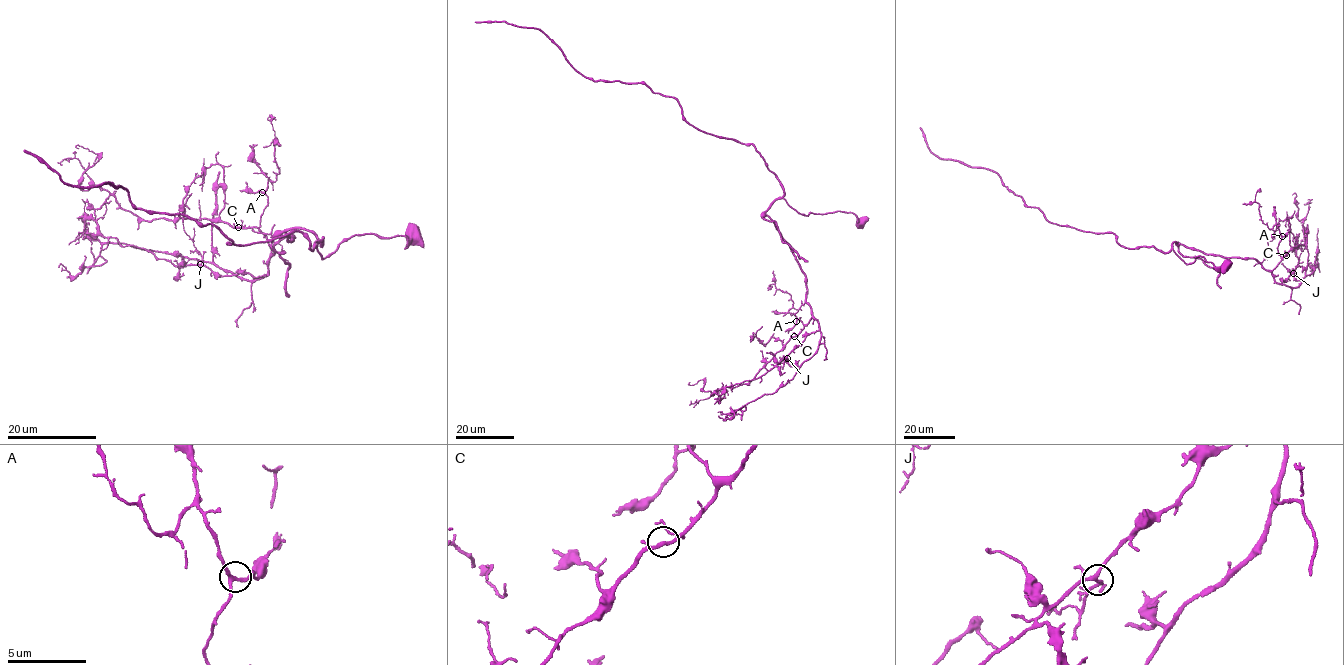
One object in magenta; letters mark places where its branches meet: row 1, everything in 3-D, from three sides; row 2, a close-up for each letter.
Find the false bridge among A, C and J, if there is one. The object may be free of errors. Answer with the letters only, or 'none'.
none

